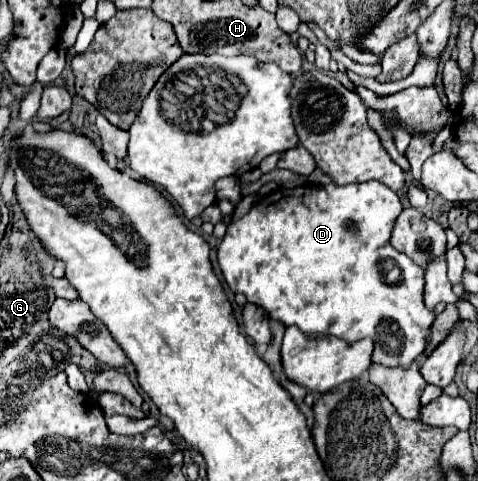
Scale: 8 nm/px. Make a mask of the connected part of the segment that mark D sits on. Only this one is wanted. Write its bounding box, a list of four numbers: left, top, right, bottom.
[217,180,435,368]

